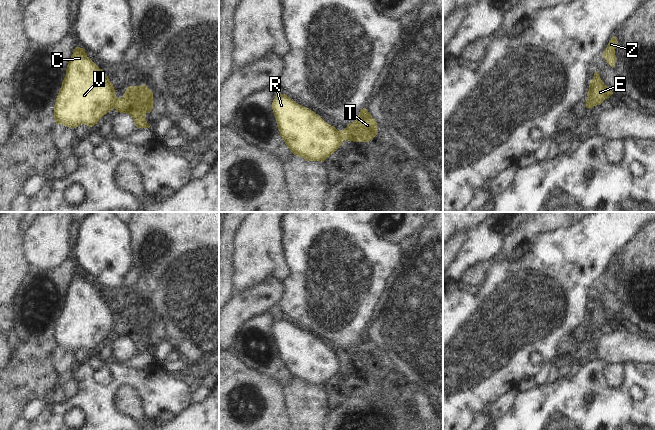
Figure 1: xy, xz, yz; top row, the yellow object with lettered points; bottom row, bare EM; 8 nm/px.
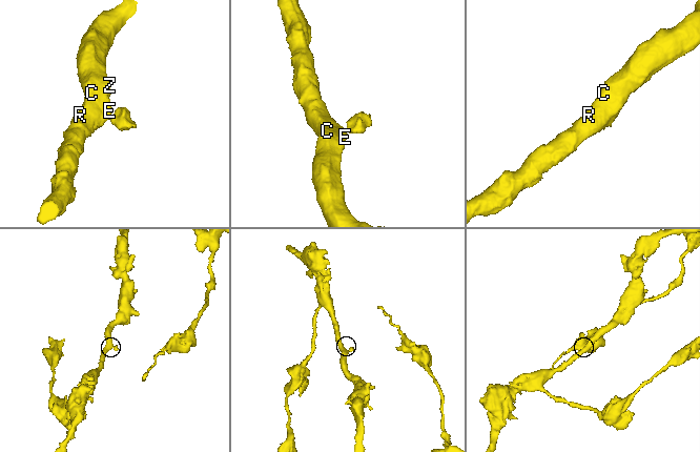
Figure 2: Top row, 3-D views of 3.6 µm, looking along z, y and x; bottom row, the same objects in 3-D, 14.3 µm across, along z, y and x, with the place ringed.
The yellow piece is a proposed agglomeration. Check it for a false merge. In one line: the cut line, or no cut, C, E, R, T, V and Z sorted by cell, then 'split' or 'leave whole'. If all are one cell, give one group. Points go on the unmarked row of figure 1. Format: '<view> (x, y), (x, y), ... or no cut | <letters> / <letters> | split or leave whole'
xy (117, 321), (113, 331) | C E R V Z / T | split

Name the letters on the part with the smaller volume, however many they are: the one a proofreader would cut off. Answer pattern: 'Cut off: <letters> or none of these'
Cut off: T

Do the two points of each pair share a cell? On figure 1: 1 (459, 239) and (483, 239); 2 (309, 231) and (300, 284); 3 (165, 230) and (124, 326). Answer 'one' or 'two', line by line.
1: two
2: one
3: two

